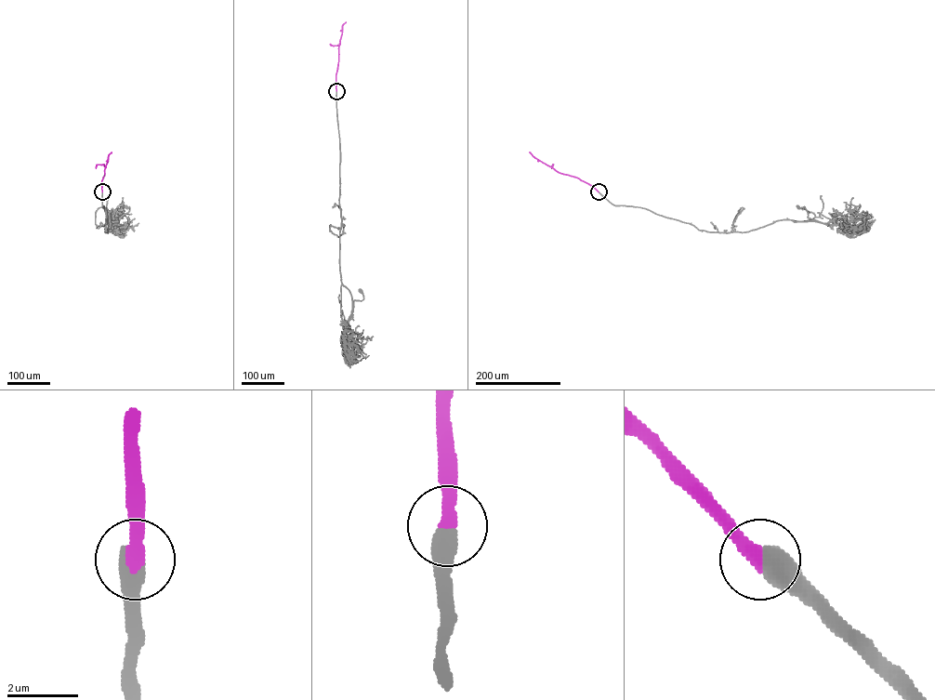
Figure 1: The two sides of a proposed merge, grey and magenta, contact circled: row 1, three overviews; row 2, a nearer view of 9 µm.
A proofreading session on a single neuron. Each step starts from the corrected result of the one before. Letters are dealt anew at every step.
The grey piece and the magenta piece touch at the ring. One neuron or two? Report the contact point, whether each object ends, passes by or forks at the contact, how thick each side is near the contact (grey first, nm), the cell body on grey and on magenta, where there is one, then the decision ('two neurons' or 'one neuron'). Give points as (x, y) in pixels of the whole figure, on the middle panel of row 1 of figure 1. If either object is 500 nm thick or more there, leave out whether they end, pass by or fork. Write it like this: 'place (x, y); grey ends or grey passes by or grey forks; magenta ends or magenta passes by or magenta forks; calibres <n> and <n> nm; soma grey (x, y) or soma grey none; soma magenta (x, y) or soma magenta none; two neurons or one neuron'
place (336, 91); calibres 650 and 420 nm; soma grey (360, 291); soma magenta none; one neuron

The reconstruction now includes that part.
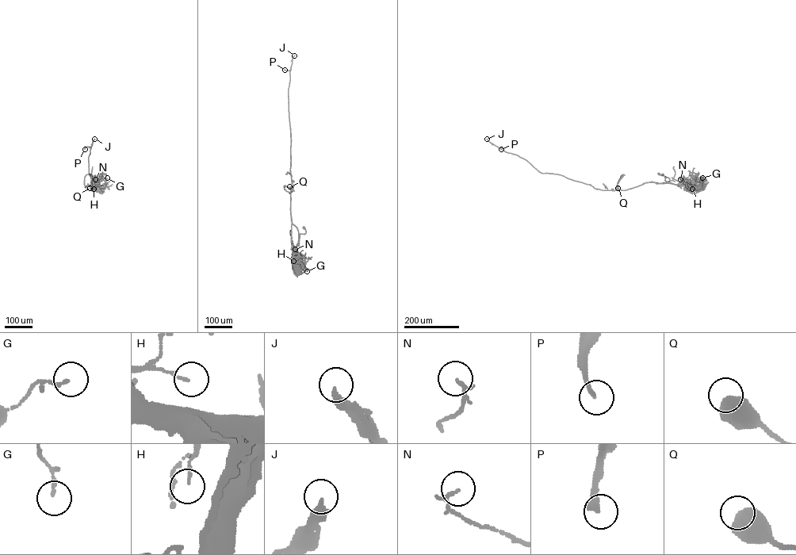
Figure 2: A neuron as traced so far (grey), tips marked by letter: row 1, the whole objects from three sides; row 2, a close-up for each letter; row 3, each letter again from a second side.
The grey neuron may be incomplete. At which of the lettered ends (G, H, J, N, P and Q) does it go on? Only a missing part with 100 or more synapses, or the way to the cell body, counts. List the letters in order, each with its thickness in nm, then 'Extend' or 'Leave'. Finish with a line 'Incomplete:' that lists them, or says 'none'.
G: Thickness 140 nm. Leave
H: Thickness 100 nm. Leave
J: Thickness 280 nm. Leave
N: Thickness 110 nm. Leave
P: Thickness 240 nm. Extend
Q: Thickness 600 nm. Leave
Incomplete: P

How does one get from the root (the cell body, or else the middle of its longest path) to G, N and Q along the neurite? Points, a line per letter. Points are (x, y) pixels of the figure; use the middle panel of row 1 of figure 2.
G: (304, 227), (306, 232), (300, 234), (292, 262), (298, 271), (307, 271)
N: (304, 227), (306, 233), (300, 234), (295, 249)
Q: (304, 227), (306, 233), (300, 234), (296, 246), (298, 234), (292, 222), (289, 186)

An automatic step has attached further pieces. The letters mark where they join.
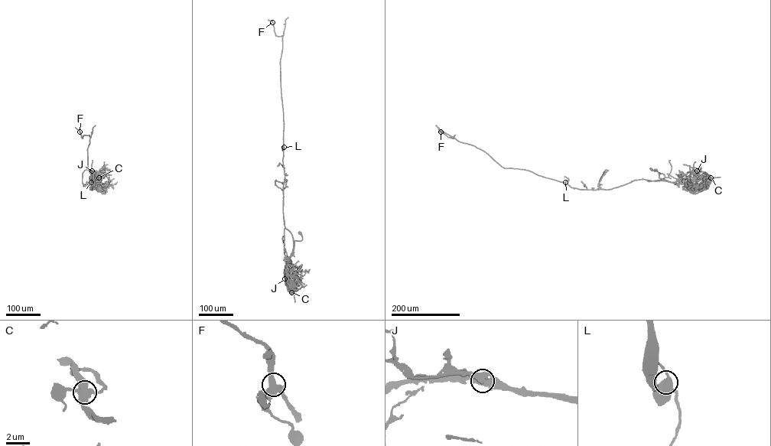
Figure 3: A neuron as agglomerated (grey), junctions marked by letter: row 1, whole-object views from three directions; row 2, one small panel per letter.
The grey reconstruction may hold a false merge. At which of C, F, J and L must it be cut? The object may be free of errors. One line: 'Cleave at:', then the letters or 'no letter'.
Cleave at: C

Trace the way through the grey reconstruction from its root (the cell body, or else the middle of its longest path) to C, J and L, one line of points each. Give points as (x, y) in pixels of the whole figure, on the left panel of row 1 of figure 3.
C: (107, 169), (109, 169), (108, 173), (99, 182), (94, 183), (94, 174), (99, 177)
J: (107, 169), (109, 169), (108, 173), (97, 183), (93, 183), (95, 174), (92, 170)
L: (107, 169), (109, 169), (109, 173), (99, 182), (90, 180), (92, 190), (89, 189), (91, 182)

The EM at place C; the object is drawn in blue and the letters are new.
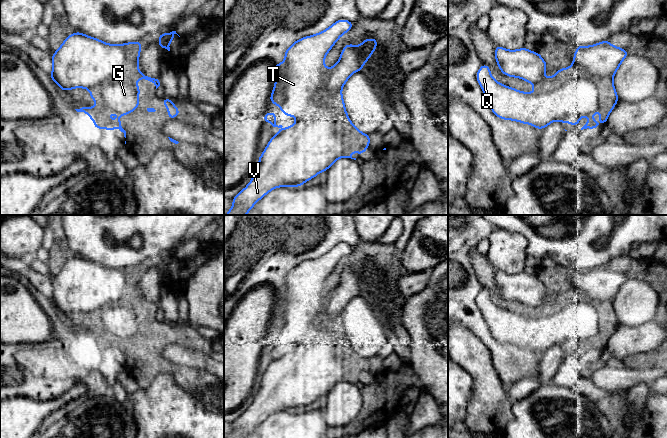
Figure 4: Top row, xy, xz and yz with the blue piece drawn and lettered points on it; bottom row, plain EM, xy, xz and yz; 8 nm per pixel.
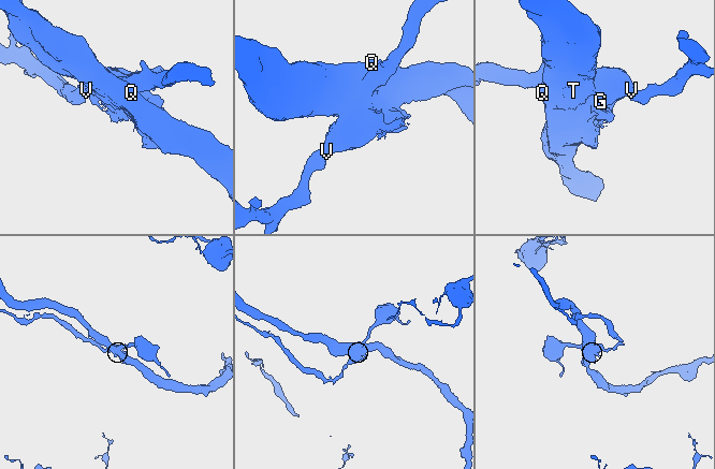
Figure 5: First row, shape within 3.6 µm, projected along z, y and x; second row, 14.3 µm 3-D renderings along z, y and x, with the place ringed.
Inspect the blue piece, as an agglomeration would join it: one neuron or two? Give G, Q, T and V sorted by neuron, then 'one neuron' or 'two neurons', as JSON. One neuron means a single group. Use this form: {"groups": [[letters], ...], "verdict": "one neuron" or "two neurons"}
{"groups": [["G", "Q", "T"], ["V"]], "verdict": "two neurons"}

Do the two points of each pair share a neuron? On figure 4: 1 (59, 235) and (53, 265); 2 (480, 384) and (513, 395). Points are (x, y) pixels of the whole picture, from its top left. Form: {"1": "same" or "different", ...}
{"1": "same", "2": "different"}

